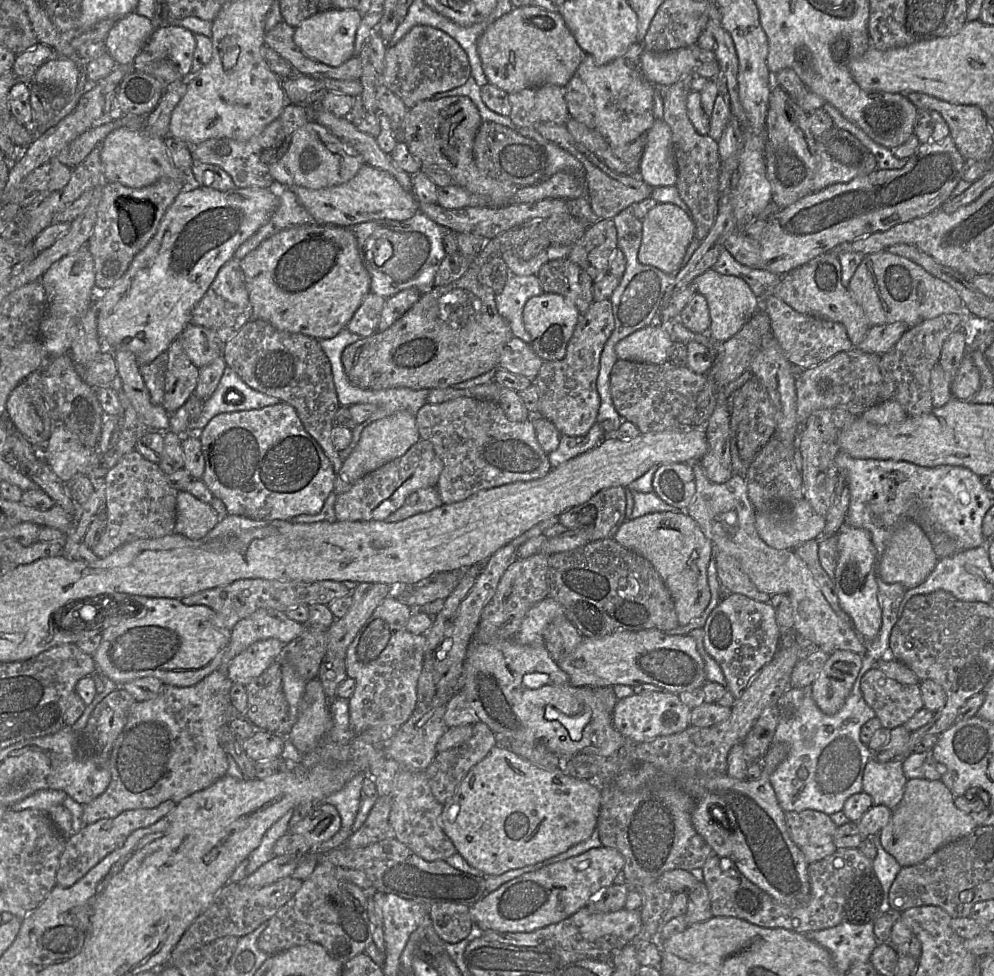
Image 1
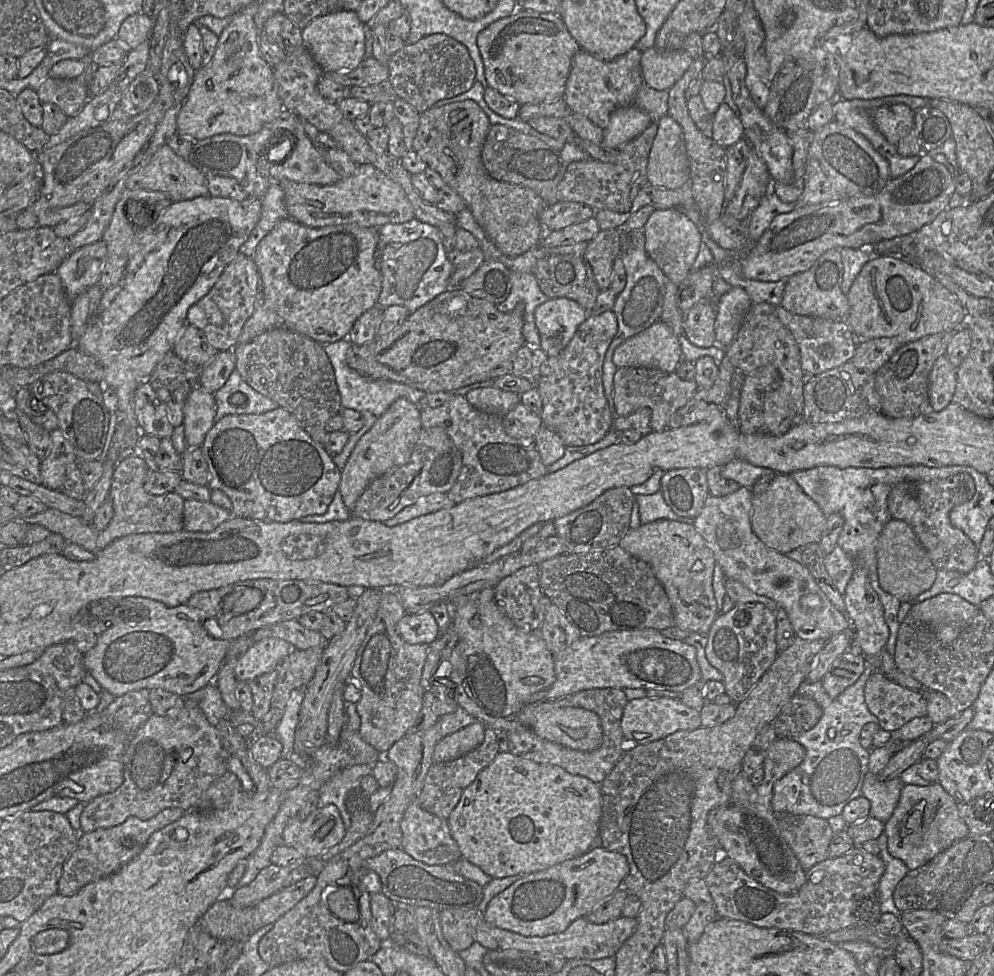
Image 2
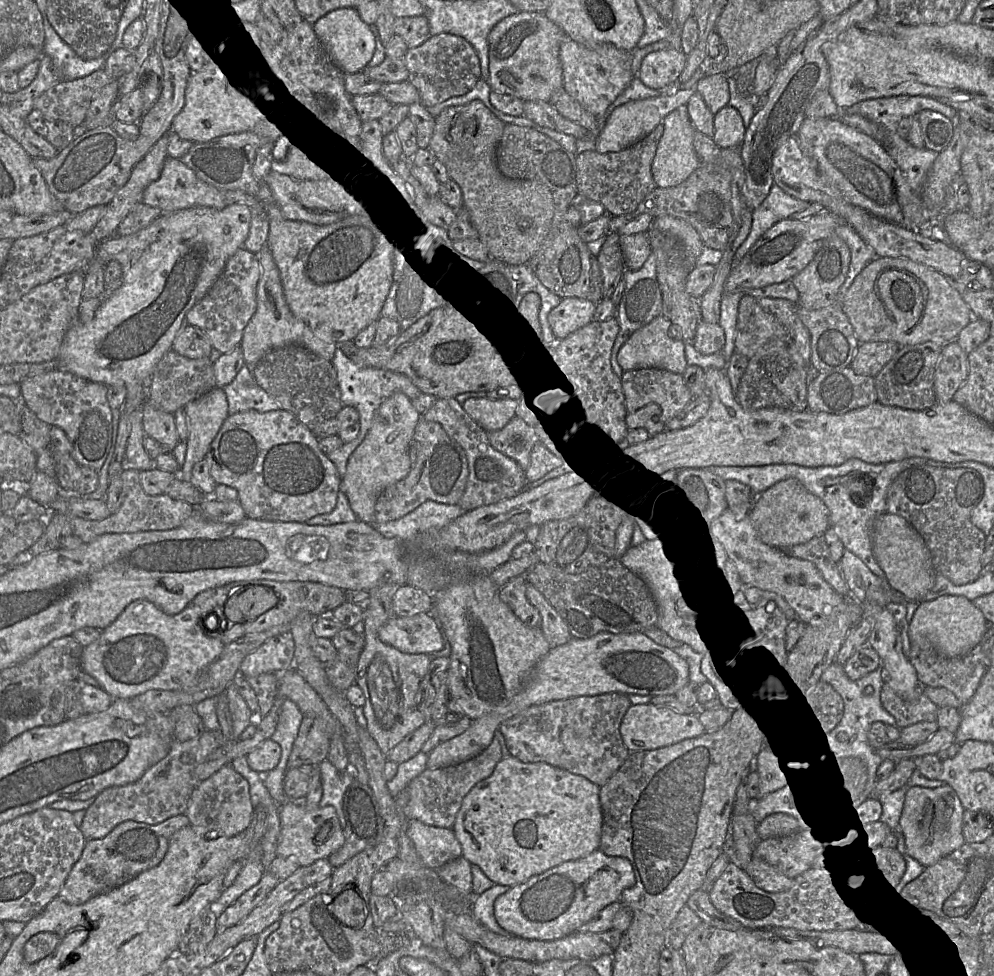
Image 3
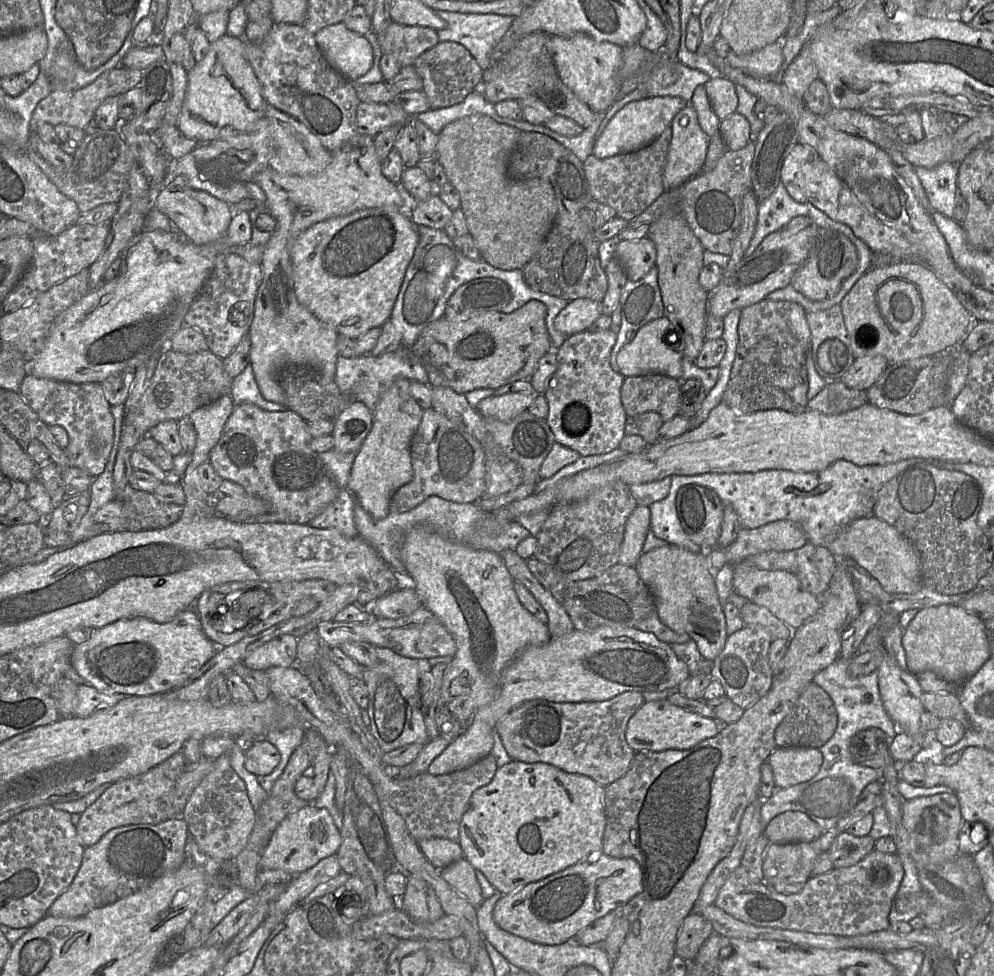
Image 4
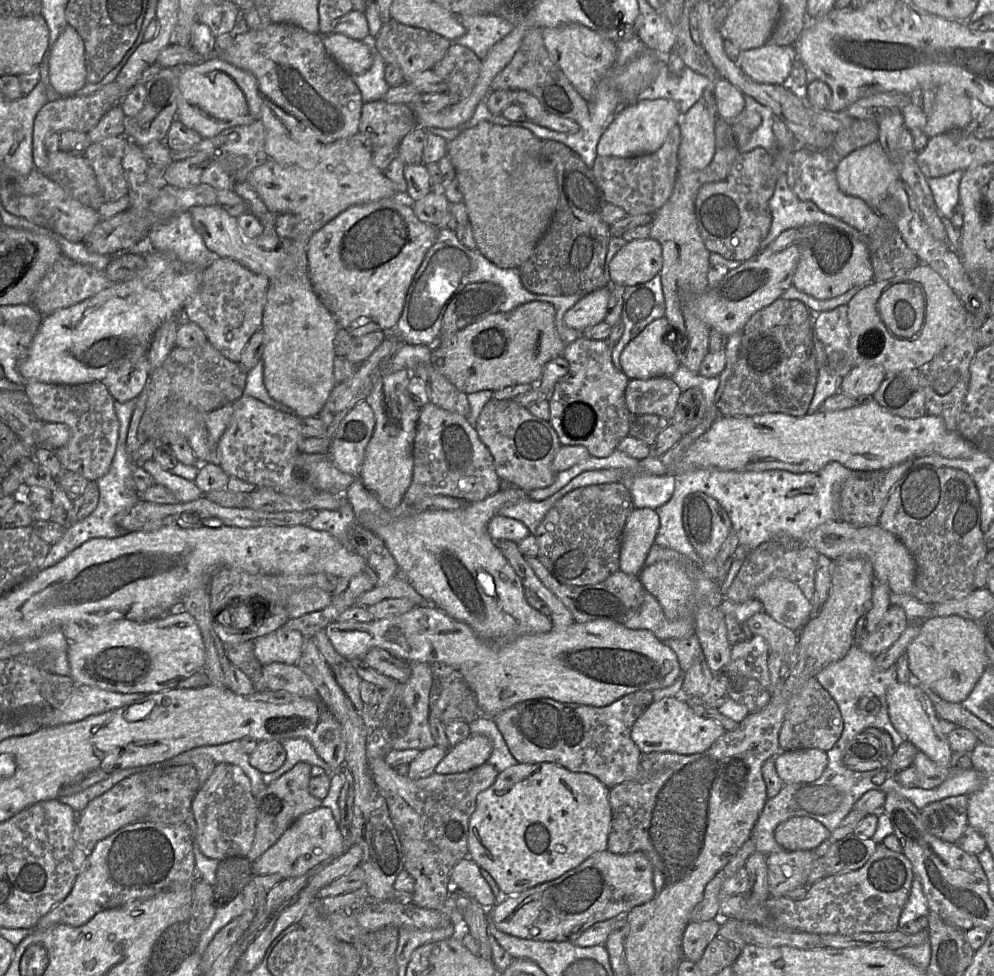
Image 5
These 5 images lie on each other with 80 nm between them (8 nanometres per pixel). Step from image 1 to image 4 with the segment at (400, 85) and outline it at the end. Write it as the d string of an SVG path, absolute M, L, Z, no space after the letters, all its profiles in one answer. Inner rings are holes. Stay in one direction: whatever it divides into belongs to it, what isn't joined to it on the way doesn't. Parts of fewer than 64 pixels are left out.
M439 41L421 54L412 66L423 81L422 91L427 96L430 109L460 103L482 84L483 70L466 47L457 42Z

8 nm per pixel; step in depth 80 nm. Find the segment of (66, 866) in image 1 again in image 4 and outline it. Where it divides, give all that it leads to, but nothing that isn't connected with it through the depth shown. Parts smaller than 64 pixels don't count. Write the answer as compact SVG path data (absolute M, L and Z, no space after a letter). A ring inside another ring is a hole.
M182 816L158 824L130 824L110 830L96 844L85 848L81 866L71 885L53 902L47 914L82 917L150 885L188 862L188 838L188 825Z

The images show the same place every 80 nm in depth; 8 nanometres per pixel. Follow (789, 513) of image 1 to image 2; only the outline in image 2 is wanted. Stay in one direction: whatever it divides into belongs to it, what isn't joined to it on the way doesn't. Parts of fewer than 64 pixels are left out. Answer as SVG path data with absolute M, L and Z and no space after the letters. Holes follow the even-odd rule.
M777 474L760 495L752 495L751 526L769 548L786 554L801 546L819 543L827 525L827 516L789 476Z

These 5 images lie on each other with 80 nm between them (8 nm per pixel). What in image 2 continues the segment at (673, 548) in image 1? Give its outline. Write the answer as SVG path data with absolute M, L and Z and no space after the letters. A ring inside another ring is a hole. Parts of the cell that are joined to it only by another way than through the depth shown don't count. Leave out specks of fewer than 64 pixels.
M657 520L635 529L630 528L619 545L652 568L671 603L675 626L690 632L708 634L713 622L721 613L713 591L716 559L714 552L694 525Z

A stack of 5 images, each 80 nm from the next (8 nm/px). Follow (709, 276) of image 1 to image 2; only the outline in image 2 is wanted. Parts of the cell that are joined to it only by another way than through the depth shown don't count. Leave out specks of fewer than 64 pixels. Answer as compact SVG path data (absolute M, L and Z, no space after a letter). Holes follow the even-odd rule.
M732 287L715 304L715 335L721 347L728 347L740 328L743 317L752 307L748 294L740 287Z

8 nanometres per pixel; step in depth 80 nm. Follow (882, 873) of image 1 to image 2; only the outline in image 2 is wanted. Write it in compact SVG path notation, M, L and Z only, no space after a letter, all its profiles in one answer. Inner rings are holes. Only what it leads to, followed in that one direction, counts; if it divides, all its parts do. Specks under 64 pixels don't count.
M884 832L876 841L880 847L880 857L885 864L885 872L879 883L881 913L892 913L900 917L901 912L894 904L893 892L910 869L904 862L890 855L887 846L887 835Z

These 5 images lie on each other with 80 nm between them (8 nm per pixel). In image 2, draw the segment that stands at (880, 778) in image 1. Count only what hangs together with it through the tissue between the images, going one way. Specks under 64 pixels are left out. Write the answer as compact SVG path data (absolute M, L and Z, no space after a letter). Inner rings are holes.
M867 772L862 785L862 795L870 801L870 816L885 824L898 804L903 786L900 778L884 781Z

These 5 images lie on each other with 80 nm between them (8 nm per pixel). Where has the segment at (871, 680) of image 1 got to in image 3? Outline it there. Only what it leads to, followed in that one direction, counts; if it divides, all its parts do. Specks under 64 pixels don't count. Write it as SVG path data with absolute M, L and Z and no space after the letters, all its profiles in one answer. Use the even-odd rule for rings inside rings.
M884 685L880 691L883 709L895 720L899 729L921 722L935 722L938 707L925 696L907 702L898 696L889 686Z

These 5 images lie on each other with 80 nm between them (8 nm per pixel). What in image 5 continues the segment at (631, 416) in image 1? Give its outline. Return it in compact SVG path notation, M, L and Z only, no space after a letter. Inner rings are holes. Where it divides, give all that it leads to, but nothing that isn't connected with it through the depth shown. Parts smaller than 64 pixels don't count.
M669 377L630 379L625 390L625 401L633 416L654 414L671 420L681 390Z

